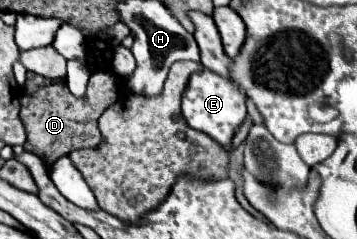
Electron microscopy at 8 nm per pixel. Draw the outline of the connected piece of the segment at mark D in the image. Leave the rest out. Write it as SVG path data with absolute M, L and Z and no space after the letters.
M93 73L89 79L87 99L75 99L65 85L45 85L37 89L33 95L21 97L21 119L27 131L27 143L23 145L25 151L31 151L45 159L47 167L53 169L53 161L57 157L69 155L73 149L97 149L103 141L101 131L97 127L97 119L101 113L113 105L119 97L119 77L111 73Z

